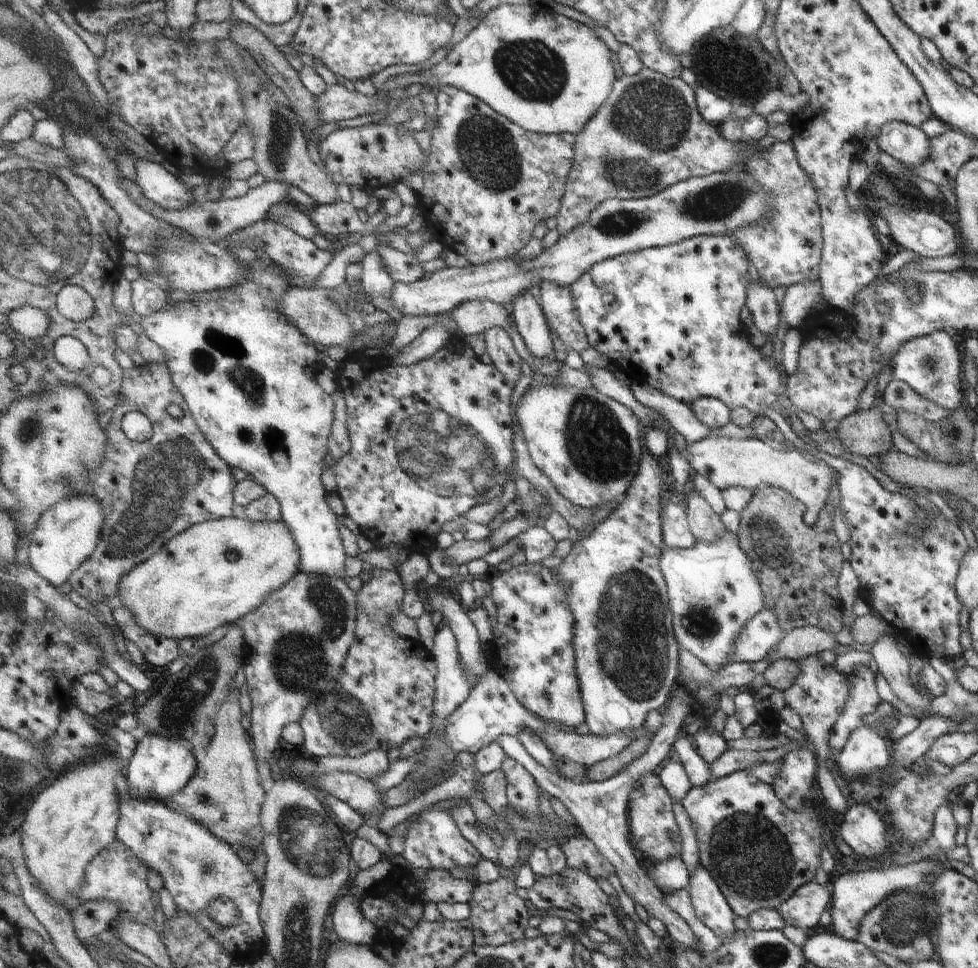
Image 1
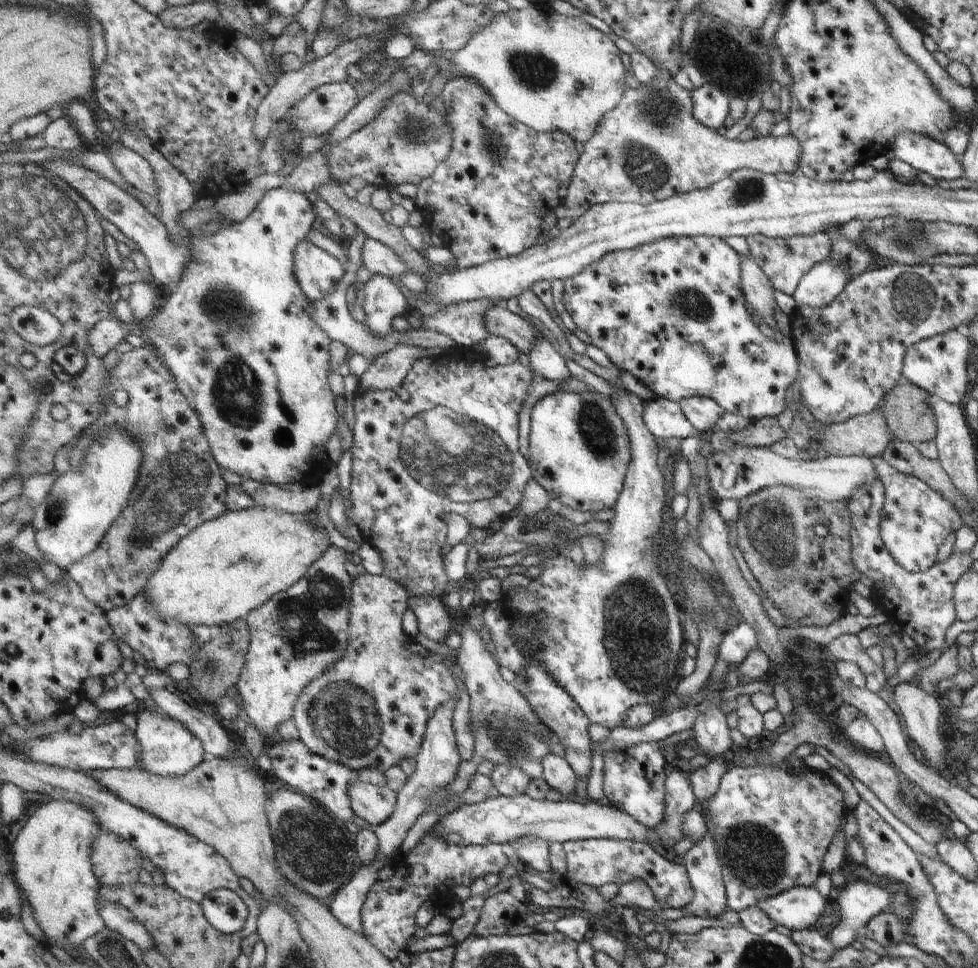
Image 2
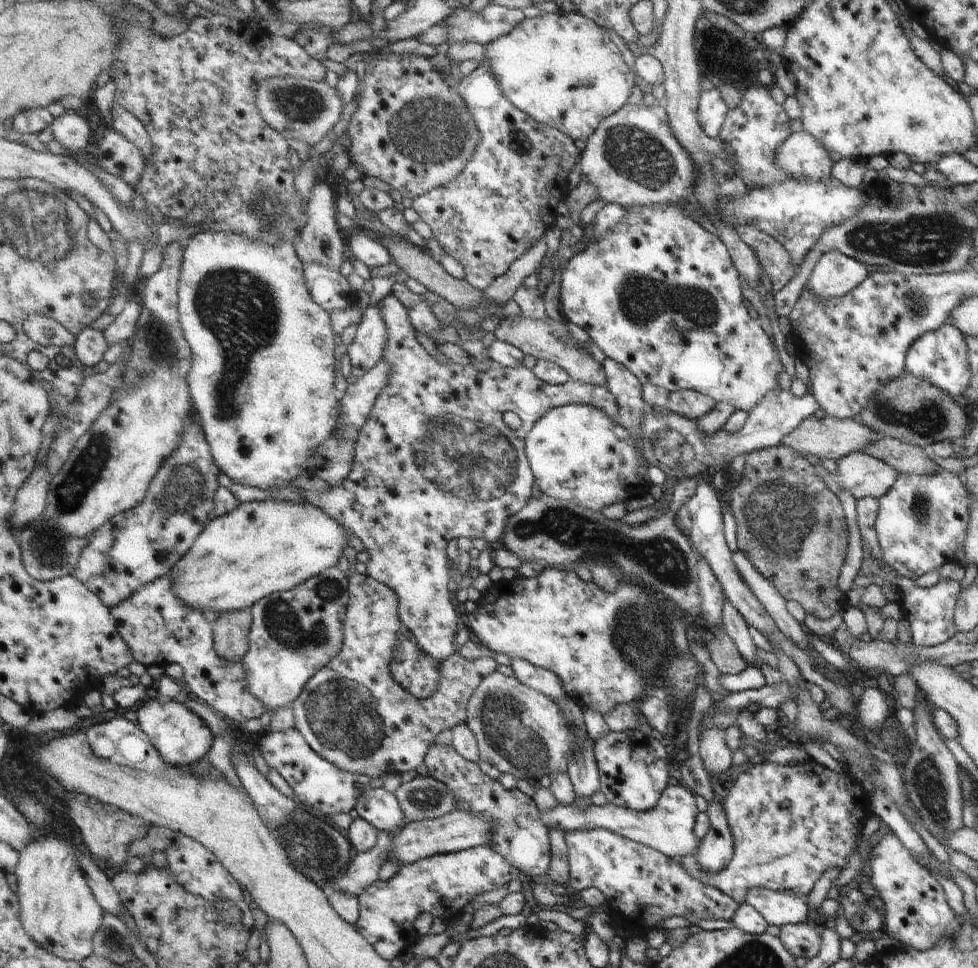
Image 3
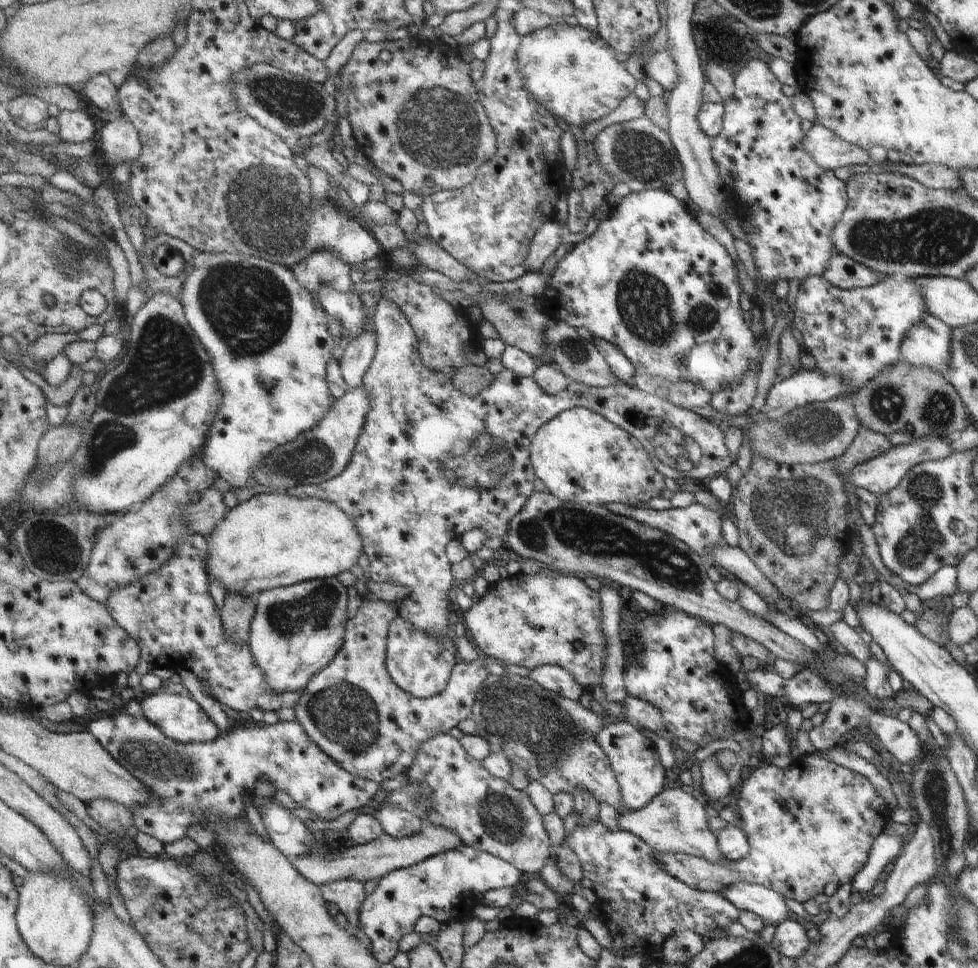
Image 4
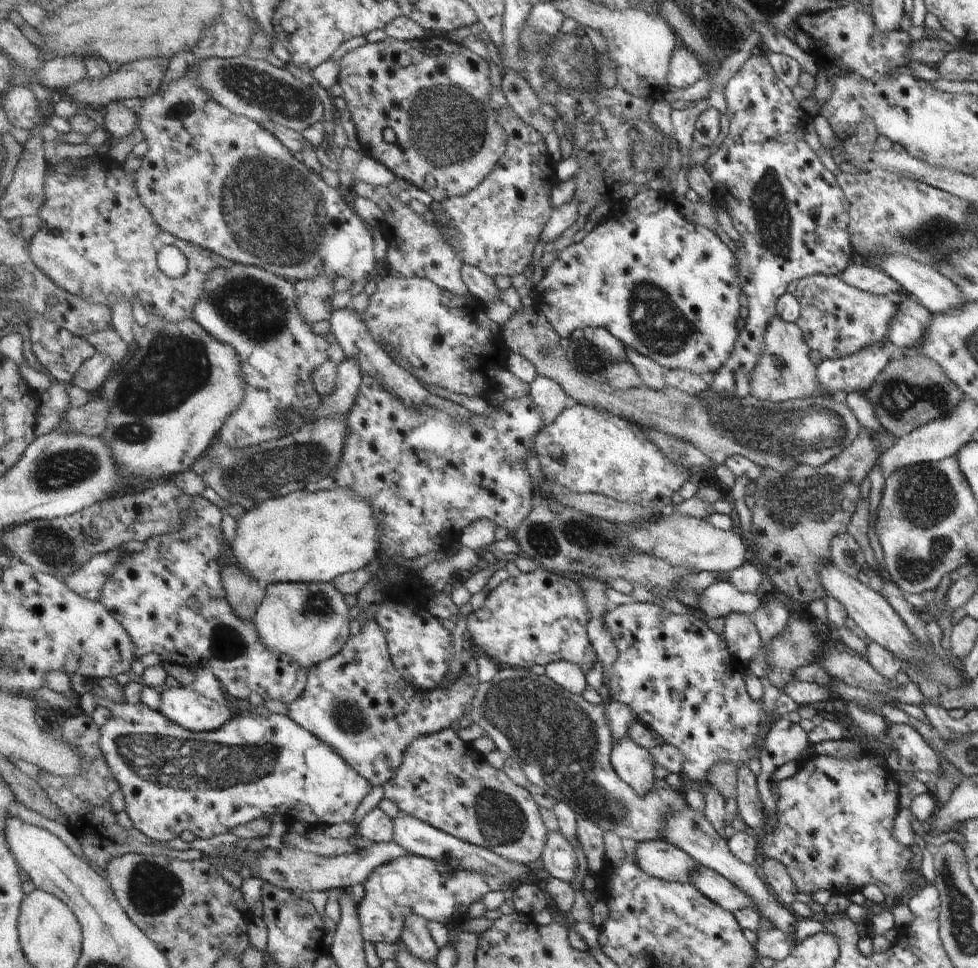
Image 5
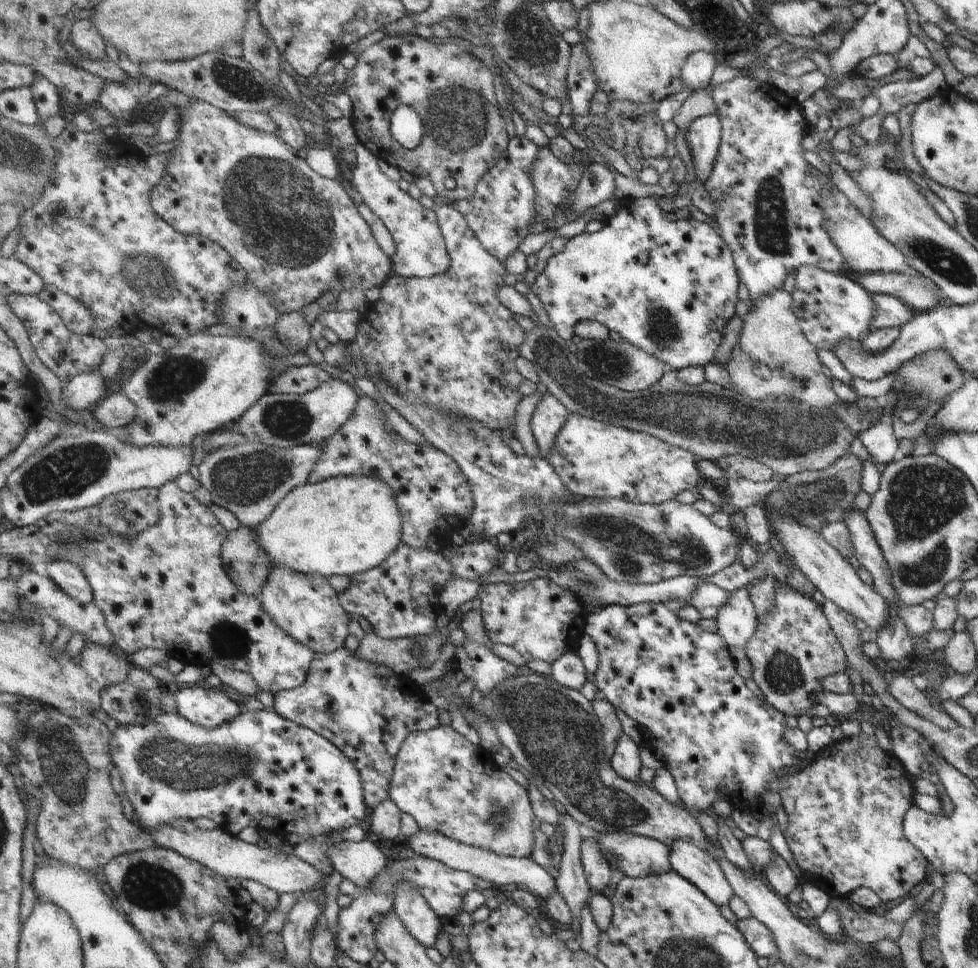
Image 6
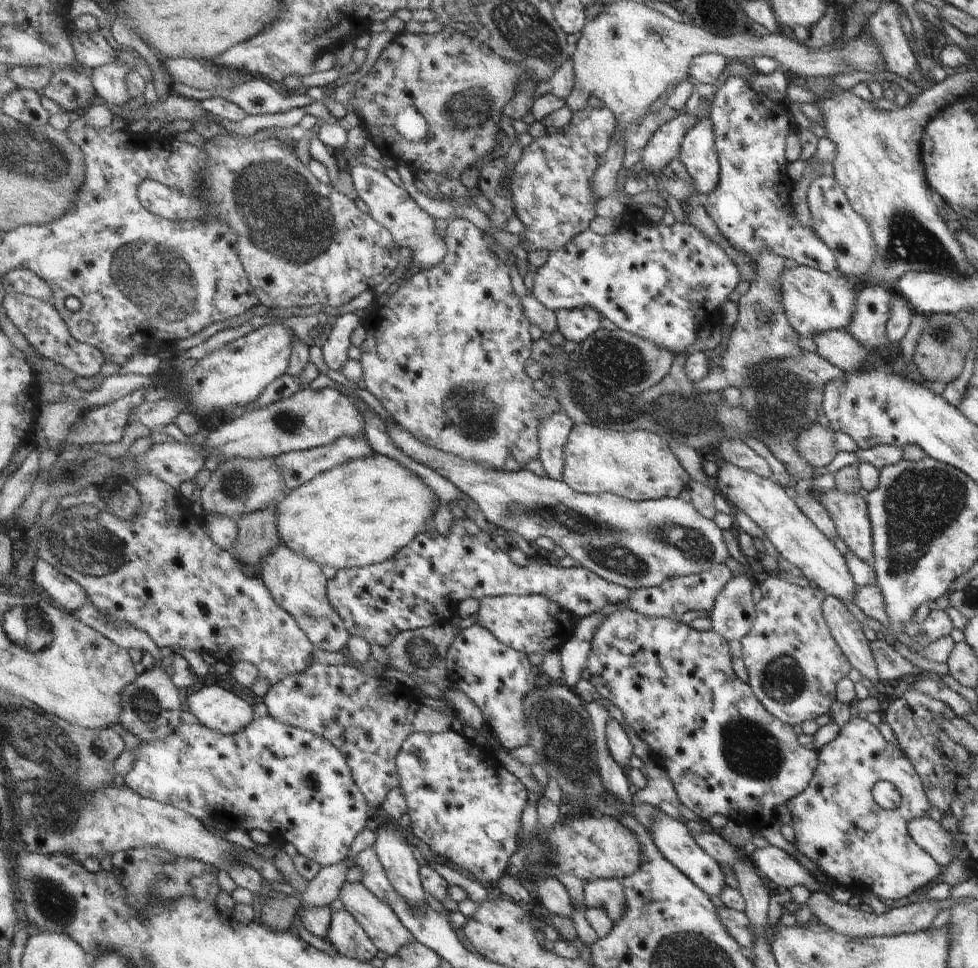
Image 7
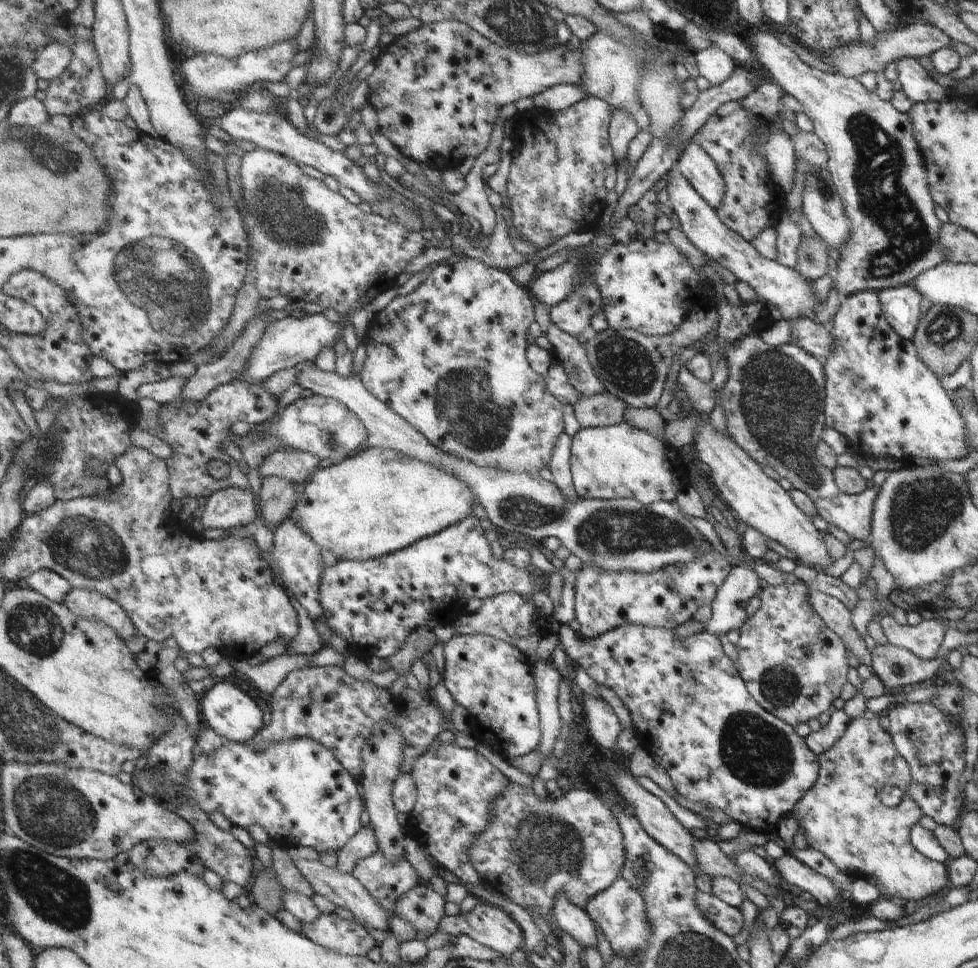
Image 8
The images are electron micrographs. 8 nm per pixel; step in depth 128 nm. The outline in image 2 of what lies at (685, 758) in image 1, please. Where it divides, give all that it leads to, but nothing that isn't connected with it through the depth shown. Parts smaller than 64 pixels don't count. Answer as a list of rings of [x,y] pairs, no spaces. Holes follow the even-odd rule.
[[[722,757],[712,758],[704,765],[693,770],[689,775],[692,784],[693,795],[704,807],[704,802],[717,791],[721,776],[725,773],[725,766]]]

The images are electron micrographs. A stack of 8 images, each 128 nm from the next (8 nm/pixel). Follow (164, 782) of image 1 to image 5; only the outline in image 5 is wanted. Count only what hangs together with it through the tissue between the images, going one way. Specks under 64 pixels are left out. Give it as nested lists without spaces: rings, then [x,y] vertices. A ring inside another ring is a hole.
[[[190,687],[169,688],[162,693],[162,699],[158,708],[168,720],[175,725],[188,729],[193,733],[218,732],[231,719],[231,710],[225,706],[224,699],[220,703],[200,696]]]

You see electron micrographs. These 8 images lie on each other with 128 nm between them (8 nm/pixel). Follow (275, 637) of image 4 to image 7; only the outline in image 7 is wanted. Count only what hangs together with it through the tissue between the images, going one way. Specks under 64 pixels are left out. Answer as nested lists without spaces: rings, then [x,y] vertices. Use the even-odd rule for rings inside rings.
[[[285,544],[279,546],[273,554],[265,556],[259,566],[261,566],[259,576],[273,594],[273,600],[289,614],[293,614],[293,618],[297,620],[297,624],[301,626],[301,630],[304,630],[314,646],[328,653],[340,654],[347,646],[351,633],[345,626],[345,620],[329,600],[329,580],[321,571],[321,566],[301,554],[295,554]]]

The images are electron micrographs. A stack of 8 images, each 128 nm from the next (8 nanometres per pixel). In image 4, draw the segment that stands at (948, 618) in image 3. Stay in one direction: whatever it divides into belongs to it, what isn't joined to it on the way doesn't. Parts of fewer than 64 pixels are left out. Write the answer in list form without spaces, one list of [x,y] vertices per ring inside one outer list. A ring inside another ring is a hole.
[[[945,596],[941,600],[922,600],[920,603],[923,610],[919,614],[919,620],[914,624],[915,630],[933,644],[942,647],[943,642],[949,639],[946,624],[954,609],[951,597]]]

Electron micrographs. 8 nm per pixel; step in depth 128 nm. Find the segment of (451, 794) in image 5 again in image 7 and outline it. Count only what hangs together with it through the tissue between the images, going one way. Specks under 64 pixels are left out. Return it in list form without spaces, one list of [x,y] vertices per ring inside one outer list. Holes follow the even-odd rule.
[[[454,728],[443,734],[412,734],[397,756],[397,766],[401,774],[400,786],[409,804],[410,828],[414,835],[425,842],[435,855],[467,870],[479,882],[499,885],[511,856],[517,851],[517,832],[529,804],[529,792],[521,779],[496,759],[493,750],[479,748]]]

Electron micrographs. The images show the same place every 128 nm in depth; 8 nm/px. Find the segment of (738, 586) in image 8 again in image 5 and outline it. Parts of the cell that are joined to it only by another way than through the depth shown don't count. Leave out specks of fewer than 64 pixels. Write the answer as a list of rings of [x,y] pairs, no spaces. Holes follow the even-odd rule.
[[[730,613],[723,620],[721,637],[725,640],[728,651],[744,665],[760,650],[762,645],[759,636],[748,620],[748,615]]]

